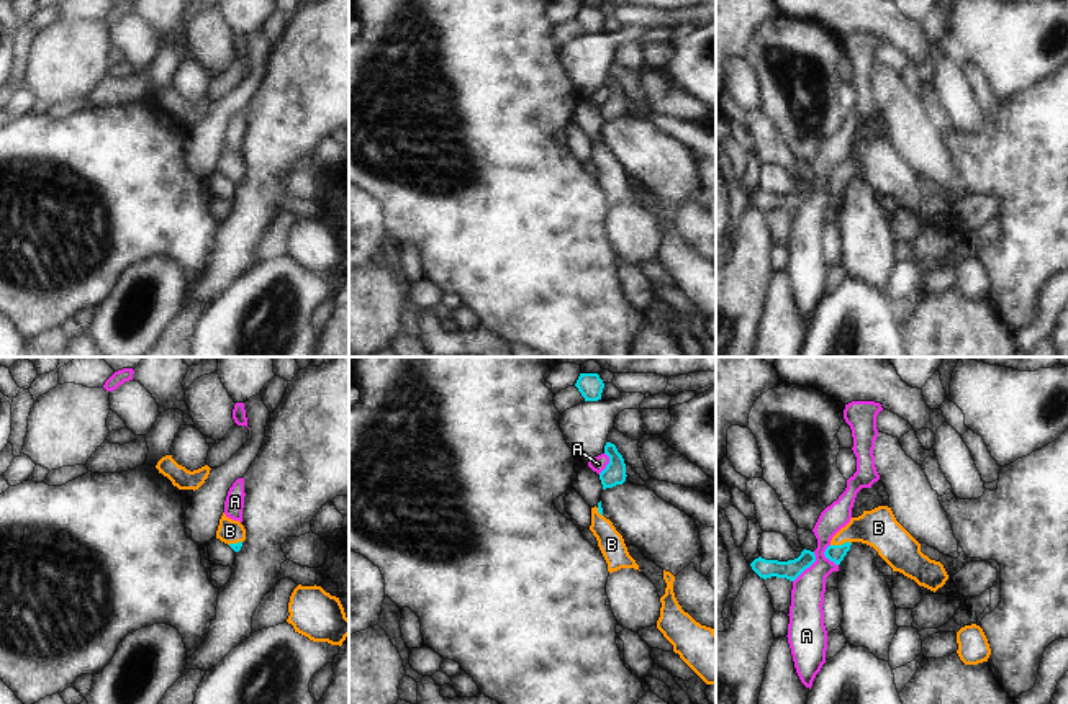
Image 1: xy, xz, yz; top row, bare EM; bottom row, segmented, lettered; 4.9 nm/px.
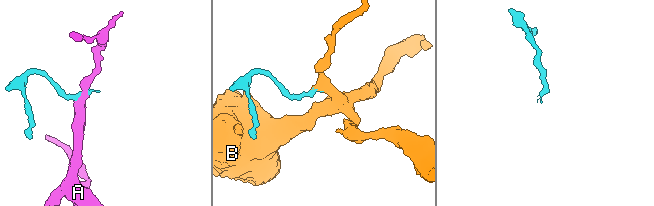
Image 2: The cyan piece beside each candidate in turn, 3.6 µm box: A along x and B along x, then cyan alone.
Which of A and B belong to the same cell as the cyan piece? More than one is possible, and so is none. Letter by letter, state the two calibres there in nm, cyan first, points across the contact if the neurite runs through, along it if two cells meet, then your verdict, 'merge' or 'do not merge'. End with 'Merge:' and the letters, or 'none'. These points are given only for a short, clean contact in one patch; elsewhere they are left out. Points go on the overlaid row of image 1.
A: 100 nm thick on the cyan side, 180 nm on the other; border along yz (814, 552), (814, 560), (793, 582); do not merge
B: 90 nm thick on the cyan side, 190 nm on the other; runs through yz (836, 554), (842, 544), (859, 529), (878, 528); merge
Merge: B

